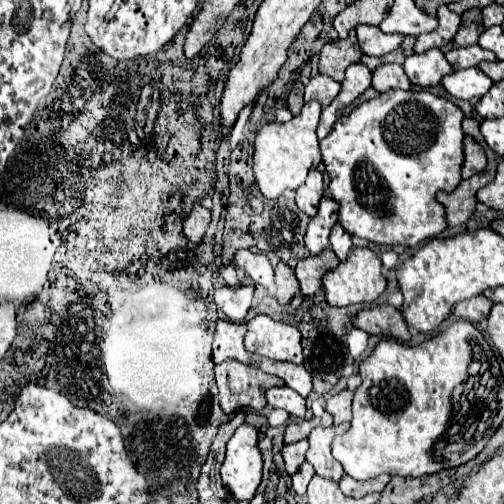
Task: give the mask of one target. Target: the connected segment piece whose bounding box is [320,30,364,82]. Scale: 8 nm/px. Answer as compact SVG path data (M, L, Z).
M352 30L348 40L334 40L322 48L320 54L320 74L334 78L336 82L344 80L344 72L350 64L360 62L362 50L356 40L356 32Z

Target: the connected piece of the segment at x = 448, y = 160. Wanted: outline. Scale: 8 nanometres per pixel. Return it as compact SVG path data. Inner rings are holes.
M390 90L378 98L364 102L350 116L342 116L332 132L320 142L322 162L330 176L332 198L340 204L338 222L346 232L368 242L386 246L418 246L448 228L444 206L436 200L436 192L454 192L460 184L460 168L464 166L464 132L460 128L462 110L450 100L430 92Z

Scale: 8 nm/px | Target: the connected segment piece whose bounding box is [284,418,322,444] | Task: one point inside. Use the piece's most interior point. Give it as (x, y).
(299, 430)

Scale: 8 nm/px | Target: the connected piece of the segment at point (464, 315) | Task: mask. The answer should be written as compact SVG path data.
M476 296L476 298L470 298L470 300L458 302L452 308L452 314L456 318L468 320L472 324L478 324L478 322L484 322L488 318L490 310L492 310L492 302L486 296Z

